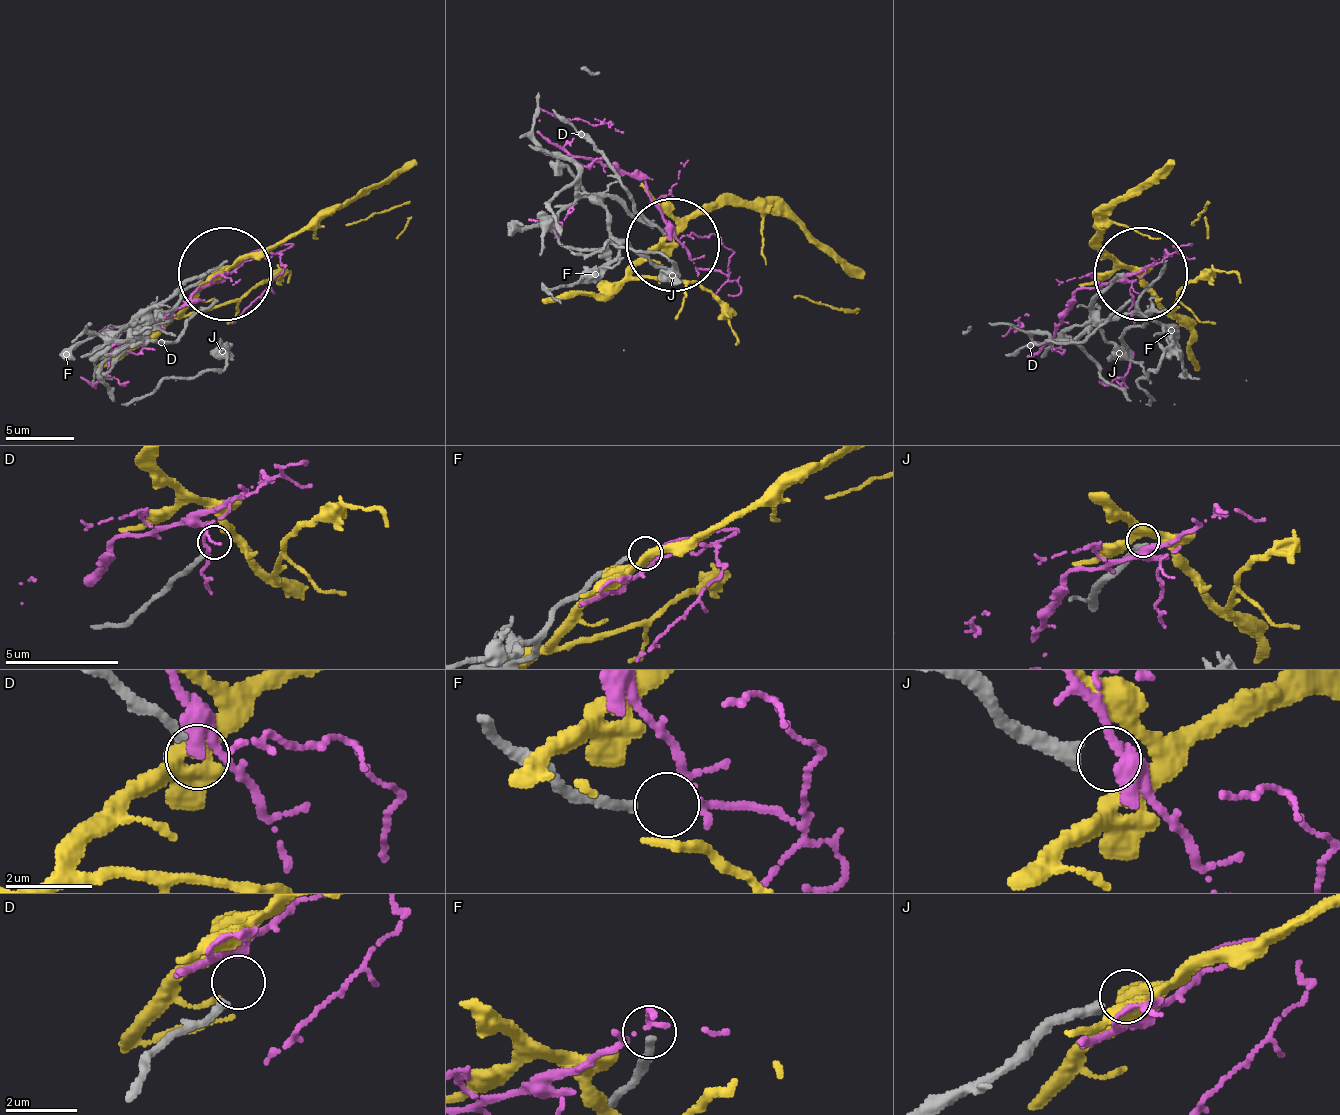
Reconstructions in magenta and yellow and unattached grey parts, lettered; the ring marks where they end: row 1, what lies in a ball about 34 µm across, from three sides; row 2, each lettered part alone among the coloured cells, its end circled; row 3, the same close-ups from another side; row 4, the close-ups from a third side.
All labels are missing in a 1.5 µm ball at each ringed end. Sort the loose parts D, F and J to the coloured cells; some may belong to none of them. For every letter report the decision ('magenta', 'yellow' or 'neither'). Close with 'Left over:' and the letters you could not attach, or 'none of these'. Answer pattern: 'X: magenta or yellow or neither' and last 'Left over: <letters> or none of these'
D: neither
F: neither
J: neither
Left over: D, F, J

